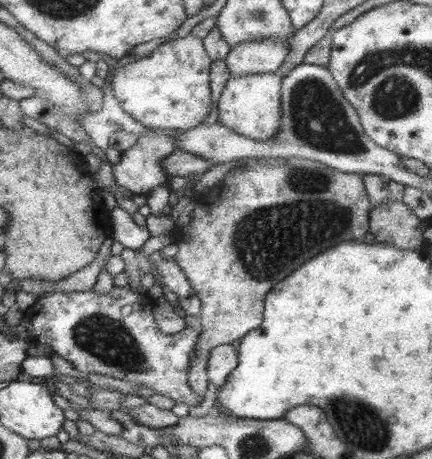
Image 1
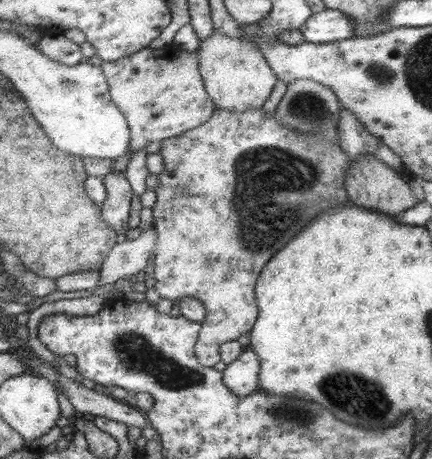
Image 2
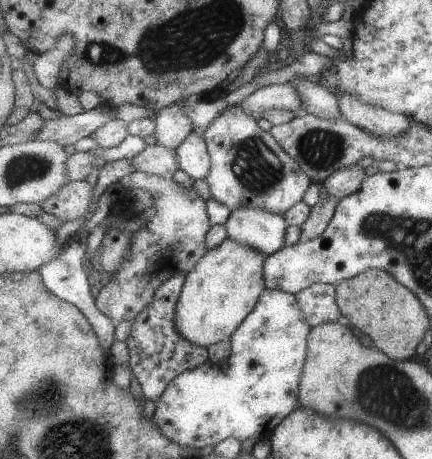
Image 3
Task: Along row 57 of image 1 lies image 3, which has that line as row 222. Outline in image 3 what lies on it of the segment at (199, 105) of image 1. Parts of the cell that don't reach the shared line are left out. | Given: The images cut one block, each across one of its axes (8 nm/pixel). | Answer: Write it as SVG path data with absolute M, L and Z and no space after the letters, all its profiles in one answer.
M133 172L129 176L123 176L119 180L123 184L123 188L143 188L143 190L149 190L155 194L155 204L151 210L145 210L141 216L143 220L147 222L145 230L137 232L135 234L135 244L133 244L133 254L131 254L131 260L127 260L127 268L119 274L119 280L113 280L111 284L107 284L99 294L97 294L97 308L99 308L99 314L107 320L115 320L117 324L123 322L123 320L129 320L133 322L147 306L153 304L155 300L155 292L171 278L175 278L177 274L191 274L195 270L195 266L209 254L209 248L207 248L207 236L211 234L211 216L209 216L209 210L207 210L207 204L205 200L195 192L195 190L183 190L181 186L177 186L171 176L153 176L149 172Z

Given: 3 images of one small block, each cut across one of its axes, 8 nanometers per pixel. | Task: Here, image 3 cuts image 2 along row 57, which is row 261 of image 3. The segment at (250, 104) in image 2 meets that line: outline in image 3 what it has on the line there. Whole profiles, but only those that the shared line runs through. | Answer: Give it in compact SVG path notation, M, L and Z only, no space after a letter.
M229 238L223 246L211 250L191 274L177 306L175 326L183 340L189 340L189 346L195 348L213 348L235 336L243 322L255 312L263 292L267 290L265 280L265 262L267 256L255 252L255 248L243 246L241 242Z

